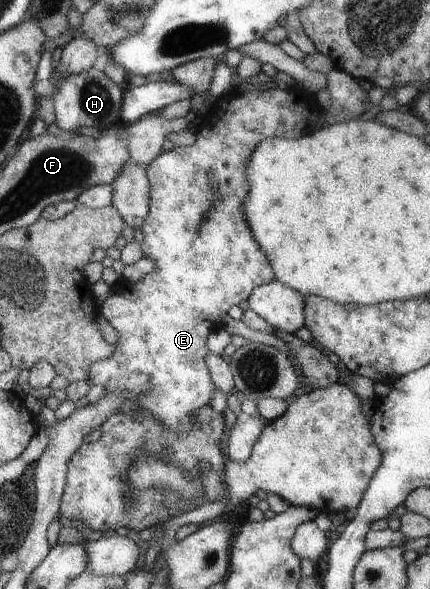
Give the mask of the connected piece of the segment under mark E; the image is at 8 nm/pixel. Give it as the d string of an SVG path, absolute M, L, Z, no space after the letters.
M332 67L325 74L326 76L326 92L328 92L328 98L330 98L330 104L328 108L322 108L317 104L317 100L314 95L309 95L303 88L288 88L285 90L280 89L278 86L270 88L250 88L246 90L244 94L237 95L231 93L220 97L215 100L212 108L208 113L207 126L202 125L198 133L195 134L195 139L190 146L175 146L169 151L161 151L156 158L153 158L147 165L143 166L145 169L145 175L149 186L149 205L148 214L140 226L142 232L142 242L139 243L142 250L142 254L146 258L150 258L156 268L148 274L140 277L136 282L130 282L127 280L121 280L109 288L109 295L99 306L102 316L109 322L110 326L116 330L116 342L112 344L112 354L108 358L102 360L96 360L90 364L88 369L88 379L92 382L92 385L104 386L106 393L110 392L124 392L126 398L122 402L122 406L118 408L119 412L146 412L150 414L154 420L158 420L162 426L170 428L176 434L184 434L184 432L190 432L192 430L192 424L194 424L194 416L196 416L196 408L200 406L207 406L214 394L215 386L212 384L212 380L208 376L206 365L204 364L204 358L206 353L209 352L206 349L206 336L210 332L218 327L220 316L227 314L230 306L238 304L243 300L247 300L250 296L250 292L267 282L272 282L275 279L273 270L270 263L266 258L264 252L260 250L260 246L256 244L250 228L248 228L248 222L246 222L246 216L242 212L242 204L248 196L248 182L244 178L244 164L246 160L250 158L252 150L256 148L256 145L262 140L267 138L281 138L281 139L293 139L302 136L304 133L310 132L312 129L331 125L332 123L339 123L340 121L349 121L350 119L361 118L359 114L364 112L364 103L368 101L364 92L361 89L359 81L353 76L350 76L344 70Z

